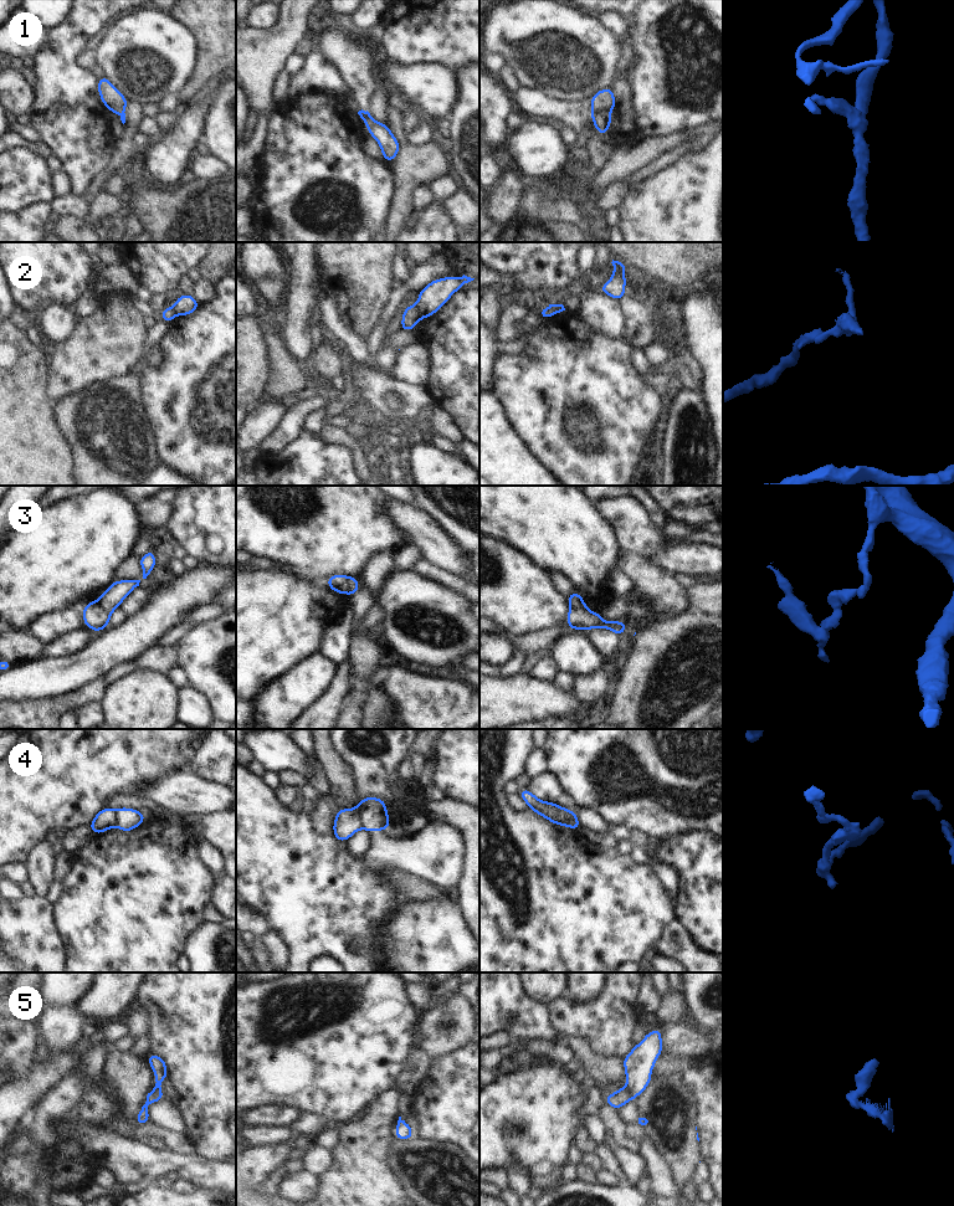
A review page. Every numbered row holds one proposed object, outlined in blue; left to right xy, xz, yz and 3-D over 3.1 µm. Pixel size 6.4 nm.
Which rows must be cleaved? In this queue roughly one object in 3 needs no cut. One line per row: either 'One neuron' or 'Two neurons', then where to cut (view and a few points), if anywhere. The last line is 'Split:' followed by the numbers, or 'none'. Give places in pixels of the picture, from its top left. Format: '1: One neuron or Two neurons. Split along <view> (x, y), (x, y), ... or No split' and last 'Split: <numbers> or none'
1: Two neurons. Split along yz (609, 111), (591, 113)
2: Two neurons. Split along xz (415, 306), (420, 317)
3: Two neurons. Split along xz (347, 576), (348, 593)
4: Two neurons. Split along xz (355, 807), (362, 827)
5: Two neurons. Split along yz (626, 1086), (634, 1098)
Split: 1, 2, 3, 4, 5.

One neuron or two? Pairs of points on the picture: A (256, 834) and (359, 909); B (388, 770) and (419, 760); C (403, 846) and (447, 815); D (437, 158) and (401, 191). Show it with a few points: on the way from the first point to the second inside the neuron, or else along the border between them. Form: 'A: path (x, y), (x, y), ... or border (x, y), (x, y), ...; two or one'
A: path (282, 860), (326, 903), (333, 906); one
B: border (410, 754), (406, 758); two
C: border (427, 821), (452, 825), (462, 836); two
D: path (429, 164), (410, 183); one

